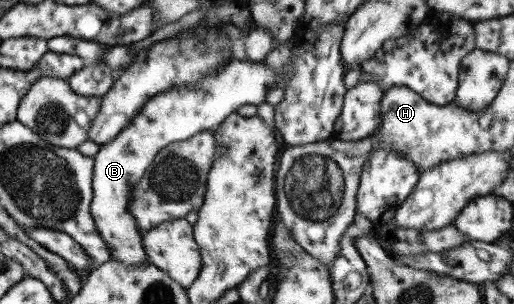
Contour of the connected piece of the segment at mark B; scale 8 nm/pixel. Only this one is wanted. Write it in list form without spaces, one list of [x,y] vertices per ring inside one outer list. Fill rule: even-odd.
[[[231,59],[227,64],[219,66],[219,70],[211,70],[193,86],[181,84],[151,97],[126,129],[109,143],[100,146],[94,155],[94,198],[90,203],[90,212],[99,234],[111,250],[112,258],[127,265],[148,261],[143,249],[142,230],[131,215],[130,203],[131,190],[145,174],[155,156],[169,144],[185,141],[197,133],[217,128],[241,105],[259,106],[265,103],[267,91],[279,87],[279,76],[264,61]]]

